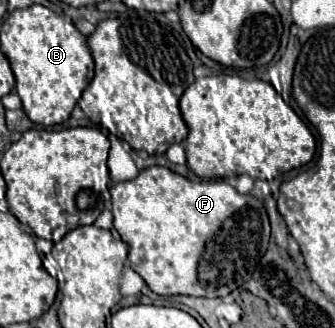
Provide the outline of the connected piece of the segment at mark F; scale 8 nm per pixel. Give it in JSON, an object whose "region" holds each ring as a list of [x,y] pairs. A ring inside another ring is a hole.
{"region":[[[155,165],[143,169],[133,181],[115,183],[109,191],[113,201],[113,225],[129,245],[131,267],[157,295],[221,297],[231,293],[249,281],[269,245],[269,219],[263,203],[253,195],[237,193],[223,179],[193,183],[167,167]]]}

